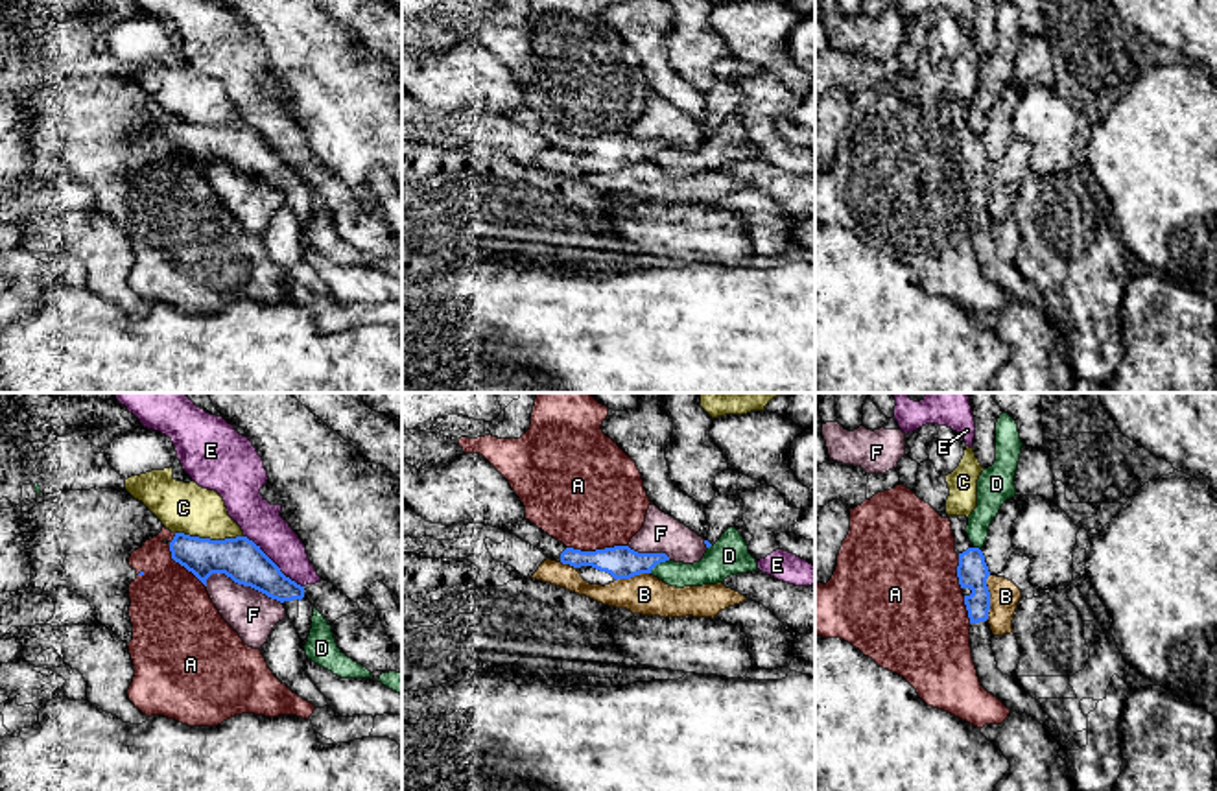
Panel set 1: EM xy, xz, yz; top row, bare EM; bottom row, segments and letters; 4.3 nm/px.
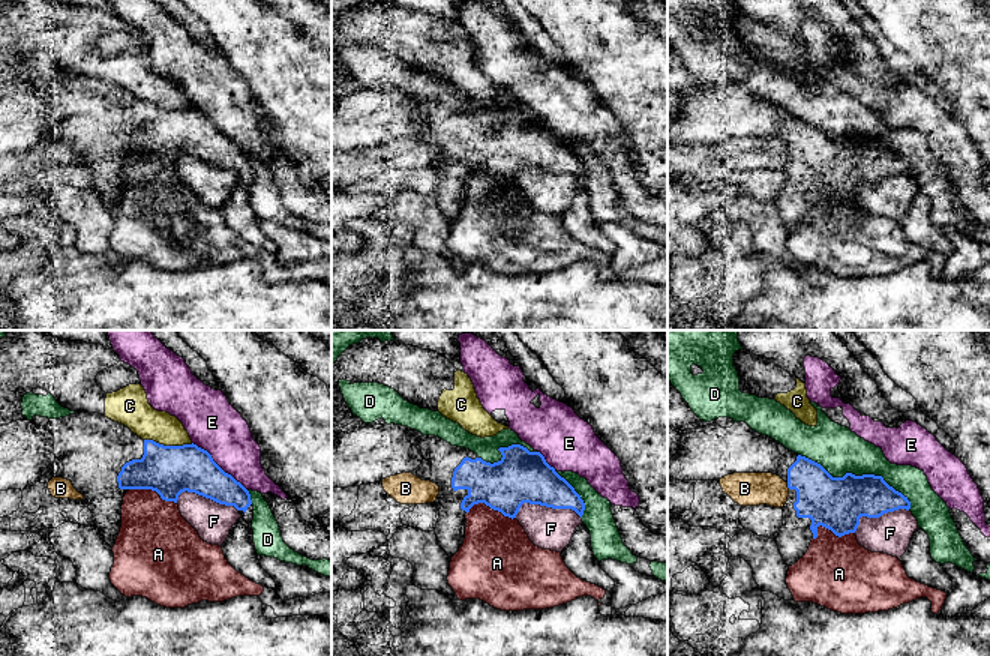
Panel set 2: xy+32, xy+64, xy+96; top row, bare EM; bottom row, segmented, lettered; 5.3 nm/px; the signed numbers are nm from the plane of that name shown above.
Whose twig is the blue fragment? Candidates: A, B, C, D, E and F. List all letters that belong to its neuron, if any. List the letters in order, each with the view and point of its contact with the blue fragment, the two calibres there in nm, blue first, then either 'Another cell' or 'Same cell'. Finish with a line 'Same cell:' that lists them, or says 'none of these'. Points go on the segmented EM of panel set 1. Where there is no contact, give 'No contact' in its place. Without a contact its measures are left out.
A: Touches blue at xz (596, 550). Thickness 140 nm (blue) against 480 nm. Another cell
B: Touches blue at yz (989, 598). Thickness 140 nm (blue) against 130 nm. Another cell
C: Touches blue at xy (209, 539). Thickness 190 nm (blue) against 220 nm. Another cell
D: Touches blue at xz (659, 563). Thickness 140 nm (blue) against 140 nm. Another cell
E: Touches blue at xy (273, 563). Thickness 190 nm (blue) against 180 nm. Another cell
F: Touches blue at xy (244, 585). Thickness 190 nm (blue) against 200 nm. Another cell
Same cell: none of these

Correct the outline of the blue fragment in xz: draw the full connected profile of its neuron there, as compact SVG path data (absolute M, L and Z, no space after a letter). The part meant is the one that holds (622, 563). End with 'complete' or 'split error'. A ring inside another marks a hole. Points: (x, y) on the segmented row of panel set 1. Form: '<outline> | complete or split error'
M529 520L511 525L509 531L524 542L538 548L551 561L570 564L573 568L592 566L599 572L610 573L616 581L651 573L656 564L669 561L666 553L638 553L629 546L614 546L596 551L566 548Z | split error

